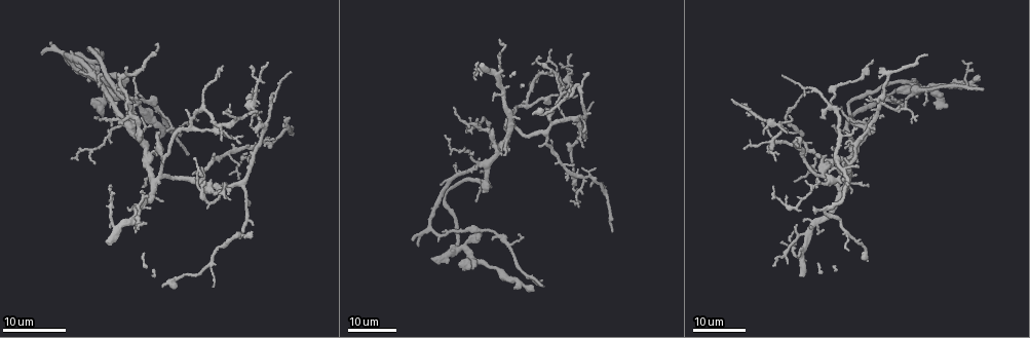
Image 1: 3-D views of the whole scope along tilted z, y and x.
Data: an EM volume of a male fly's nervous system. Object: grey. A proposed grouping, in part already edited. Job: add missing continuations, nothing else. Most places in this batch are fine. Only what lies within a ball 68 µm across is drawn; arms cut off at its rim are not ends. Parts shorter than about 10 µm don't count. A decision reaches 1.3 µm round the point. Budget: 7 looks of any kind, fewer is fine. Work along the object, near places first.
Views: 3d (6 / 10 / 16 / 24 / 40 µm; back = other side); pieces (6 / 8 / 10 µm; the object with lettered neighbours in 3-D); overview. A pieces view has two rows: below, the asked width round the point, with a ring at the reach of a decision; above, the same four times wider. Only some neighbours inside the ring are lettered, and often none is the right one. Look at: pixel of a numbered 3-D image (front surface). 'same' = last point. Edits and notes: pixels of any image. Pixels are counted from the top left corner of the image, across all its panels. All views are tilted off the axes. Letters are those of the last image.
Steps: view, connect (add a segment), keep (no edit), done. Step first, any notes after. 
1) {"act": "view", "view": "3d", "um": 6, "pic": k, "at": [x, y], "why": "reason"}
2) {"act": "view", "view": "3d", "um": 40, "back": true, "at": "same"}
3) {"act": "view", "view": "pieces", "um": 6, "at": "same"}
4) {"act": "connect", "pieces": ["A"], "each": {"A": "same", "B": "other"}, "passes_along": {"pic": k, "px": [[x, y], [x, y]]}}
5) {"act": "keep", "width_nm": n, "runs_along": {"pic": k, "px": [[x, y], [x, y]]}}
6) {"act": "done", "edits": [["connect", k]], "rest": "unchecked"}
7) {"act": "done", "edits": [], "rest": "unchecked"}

{"act": "view", "view": "3d", "um": 16, "pic": 1, "at": [127, 107], "why": "an open end"}

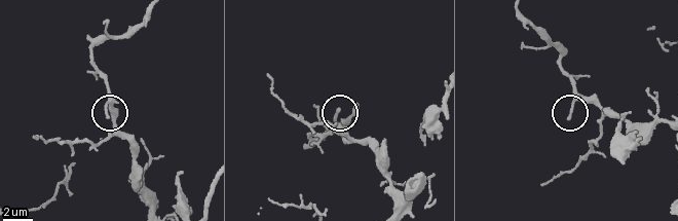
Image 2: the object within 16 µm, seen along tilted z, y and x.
{"act": "view", "view": "pieces", "um": 6, "pic": 2, "at": [337, 108]}

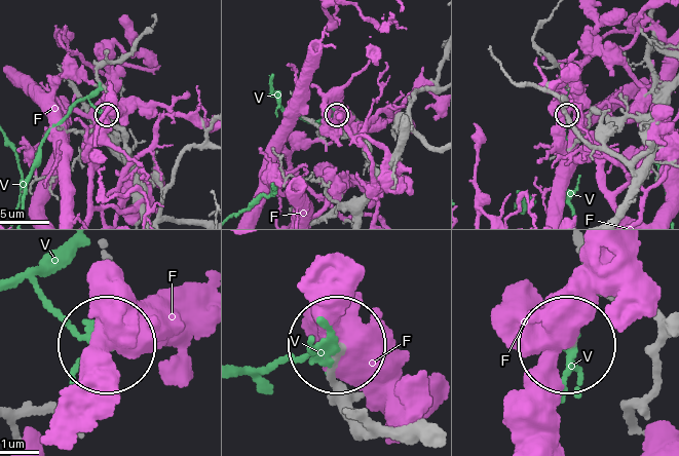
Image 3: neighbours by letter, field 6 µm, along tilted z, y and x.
{"act": "keep", "width_nm": 170, "each": {"F": "other", "V": "other"}, "found": "none of them fits"}

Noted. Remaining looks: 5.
{"act": "view", "view": "3d", "um": 16, "pic": 1, "at": [731, 101], "why": "end of a long branch"}

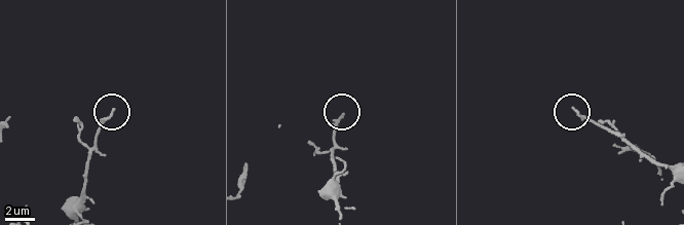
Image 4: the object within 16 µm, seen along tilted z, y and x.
{"act": "view", "view": "pieces", "um": 10, "pic": 4, "at": [343, 116], "why": "what lies round it"}

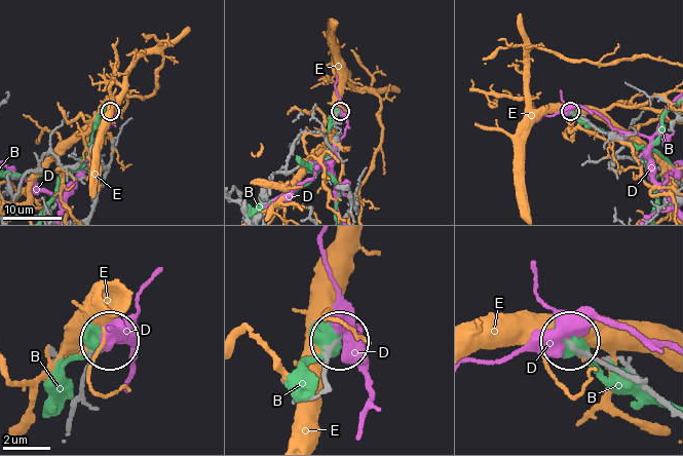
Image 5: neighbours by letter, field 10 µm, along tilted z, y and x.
{"act": "keep", "each": {"B": "other", "D": "other", "E": "other"}, "runs_along": {"pic": 5, "px": [[665, 405], [571, 346]]}, "found": "none of them fits"}

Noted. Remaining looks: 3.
{"act": "view", "view": "3d", "um": 16, "pic": 1, "at": [796, 140], "why": "thin end"}

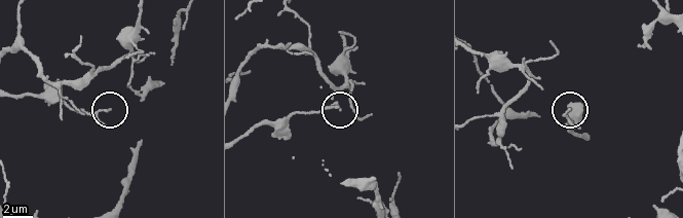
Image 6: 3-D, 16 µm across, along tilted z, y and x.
{"act": "view", "view": "pieces", "um": 6, "pic": 6, "at": [567, 113]}

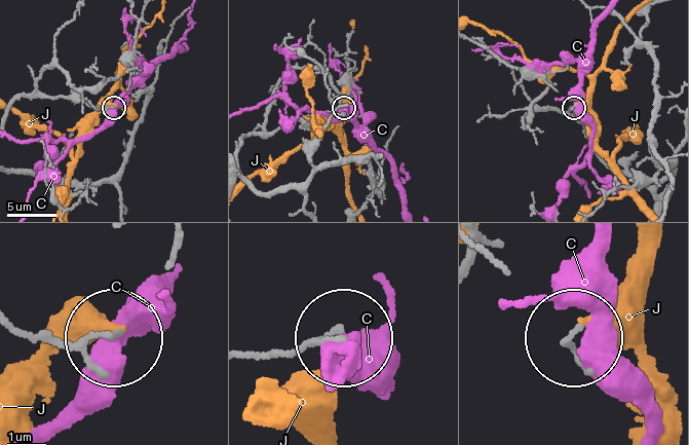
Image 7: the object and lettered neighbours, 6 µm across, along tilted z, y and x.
{"act": "keep", "width_nm": 140, "each": {"C": "other", "J": "other"}, "found": "none of them fits"}

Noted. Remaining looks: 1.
{"act": "done", "edits": [], "rest": "unchecked"}

